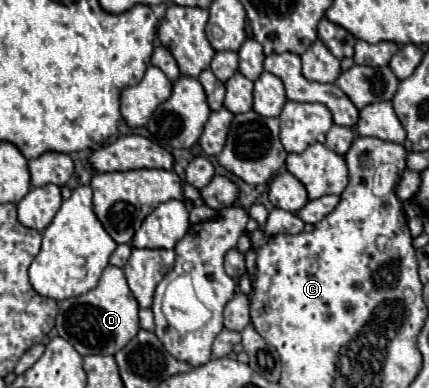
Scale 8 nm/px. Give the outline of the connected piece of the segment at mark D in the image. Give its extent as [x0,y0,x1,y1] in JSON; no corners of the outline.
[58,267,140,355]

